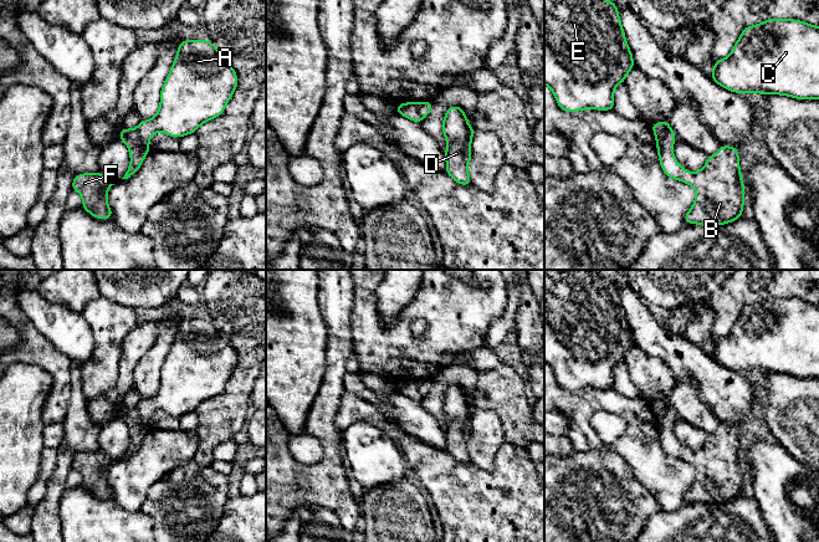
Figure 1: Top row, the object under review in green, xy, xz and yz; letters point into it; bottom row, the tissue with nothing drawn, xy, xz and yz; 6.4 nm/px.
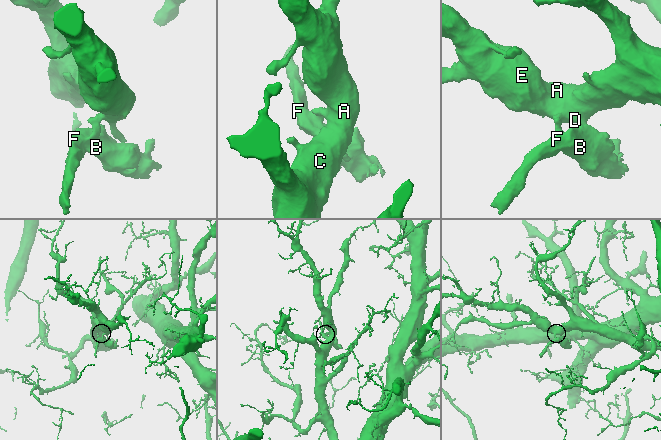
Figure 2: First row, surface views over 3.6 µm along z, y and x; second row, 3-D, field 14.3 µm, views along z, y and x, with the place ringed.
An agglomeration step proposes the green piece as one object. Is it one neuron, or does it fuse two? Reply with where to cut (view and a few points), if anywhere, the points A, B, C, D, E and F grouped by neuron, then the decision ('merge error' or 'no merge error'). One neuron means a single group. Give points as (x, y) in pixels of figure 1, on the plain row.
cut xy (134, 407), (147, 422); groups A C D E / B F; merge error

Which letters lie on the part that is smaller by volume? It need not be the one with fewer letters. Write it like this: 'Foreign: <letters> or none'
Foreign: B, F

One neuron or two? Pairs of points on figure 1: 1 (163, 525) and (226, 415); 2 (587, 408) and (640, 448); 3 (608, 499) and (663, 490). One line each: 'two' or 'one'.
1: two
2: one
3: two

